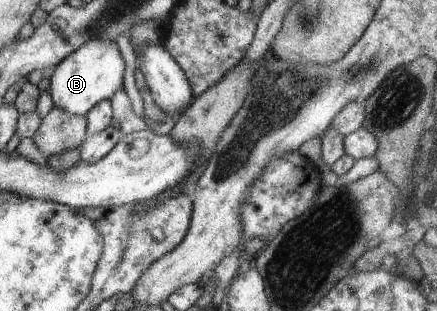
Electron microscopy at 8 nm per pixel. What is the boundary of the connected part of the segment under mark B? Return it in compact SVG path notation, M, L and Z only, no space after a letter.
M89 39L55 66L47 93L51 97L53 107L61 109L61 113L65 111L69 115L84 117L93 105L110 99L117 89L123 88L123 73L124 61L116 43Z

